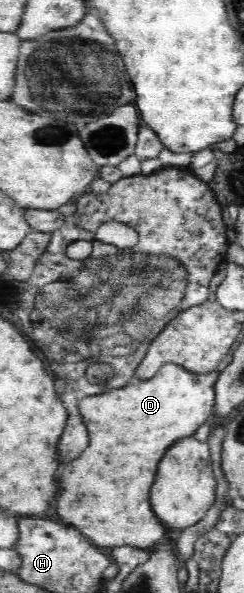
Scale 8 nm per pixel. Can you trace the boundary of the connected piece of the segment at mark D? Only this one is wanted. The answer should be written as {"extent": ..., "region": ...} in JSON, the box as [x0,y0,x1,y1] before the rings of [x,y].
{"extent":[57,363,219,549],"region":[[[168,363],[163,364],[151,379],[131,381],[120,389],[79,400],[80,413],[89,429],[91,443],[81,453],[81,457],[59,469],[59,485],[63,487],[63,493],[57,501],[57,515],[87,535],[93,546],[105,549],[121,546],[142,548],[159,543],[164,538],[165,527],[155,515],[149,495],[151,479],[155,479],[151,477],[155,475],[155,463],[160,462],[163,447],[167,447],[167,443],[181,438],[193,438],[201,425],[214,415],[215,382],[219,374],[192,373],[184,367]]]}

